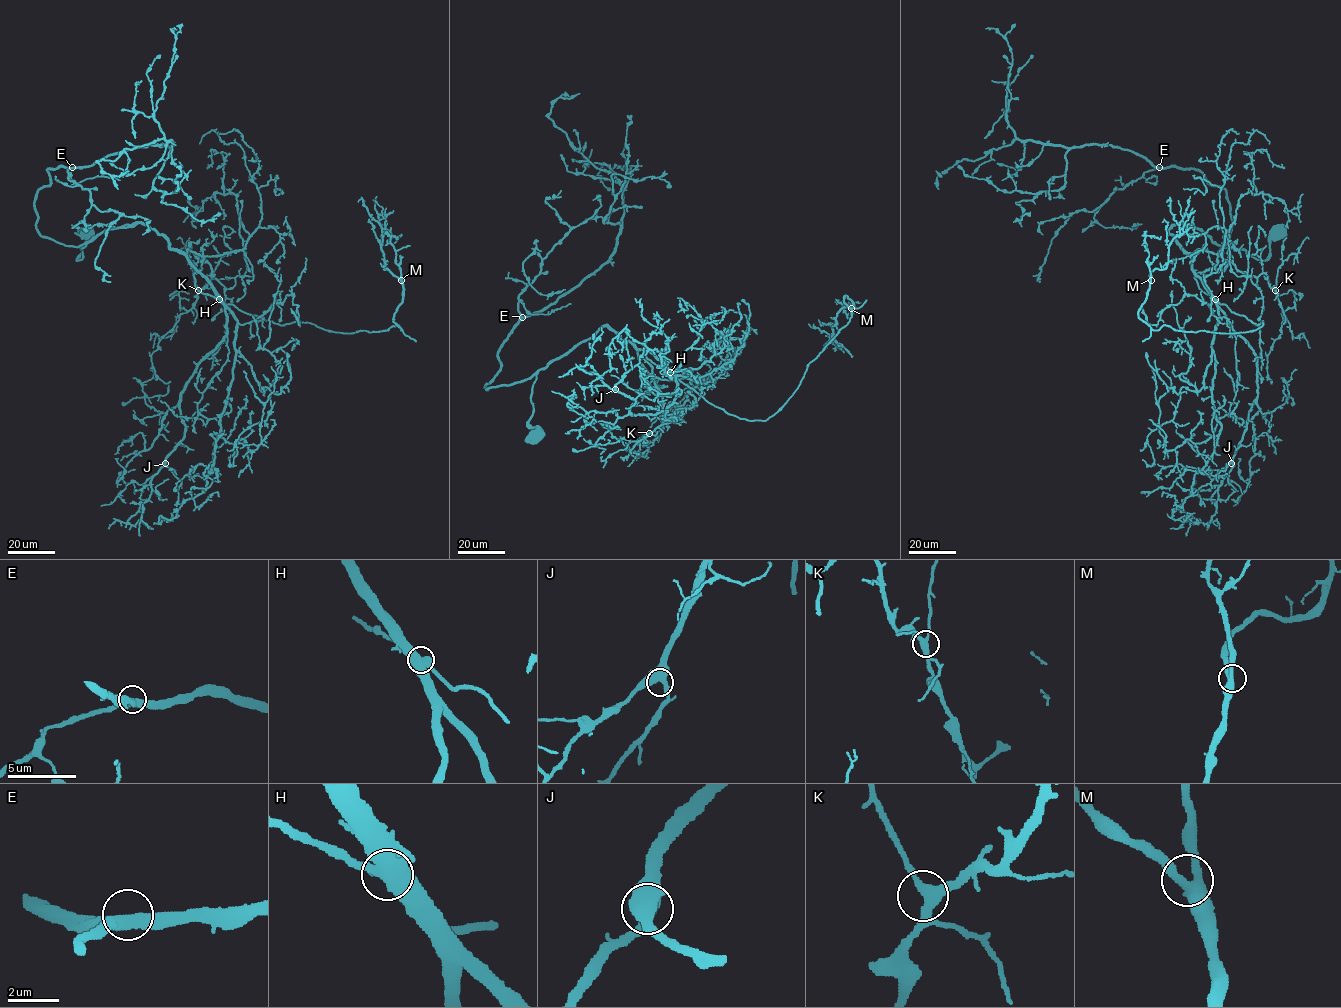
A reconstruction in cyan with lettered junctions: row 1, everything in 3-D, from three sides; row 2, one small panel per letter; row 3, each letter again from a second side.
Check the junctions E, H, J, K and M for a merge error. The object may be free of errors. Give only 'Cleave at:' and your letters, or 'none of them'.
Cleave at: H

